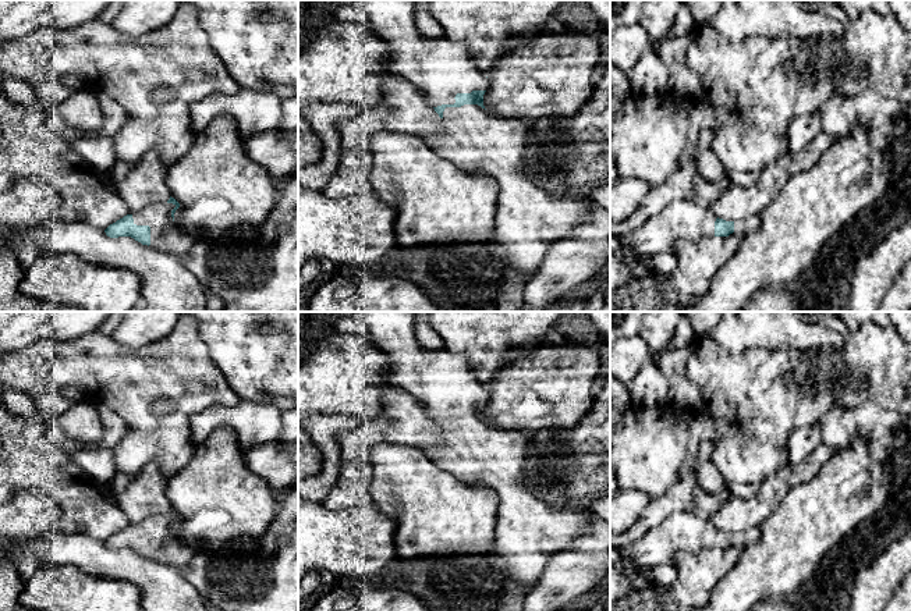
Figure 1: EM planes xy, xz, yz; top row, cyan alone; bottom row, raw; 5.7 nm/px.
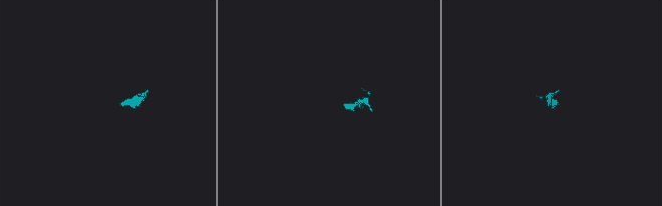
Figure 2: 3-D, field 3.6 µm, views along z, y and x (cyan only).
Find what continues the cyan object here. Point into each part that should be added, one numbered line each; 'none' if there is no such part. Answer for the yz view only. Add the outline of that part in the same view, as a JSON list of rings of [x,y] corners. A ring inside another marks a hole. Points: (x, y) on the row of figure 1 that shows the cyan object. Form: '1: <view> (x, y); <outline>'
1: yz (681, 219); [[[678,199],[642,225],[617,235],[620,244],[630,245],[641,257],[674,253],[681,239],[701,241],[715,235],[716,216],[702,206]]]

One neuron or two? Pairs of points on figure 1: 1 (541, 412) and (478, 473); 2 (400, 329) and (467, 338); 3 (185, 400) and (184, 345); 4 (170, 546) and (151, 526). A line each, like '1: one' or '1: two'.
1: two
2: two
3: one
4: one

